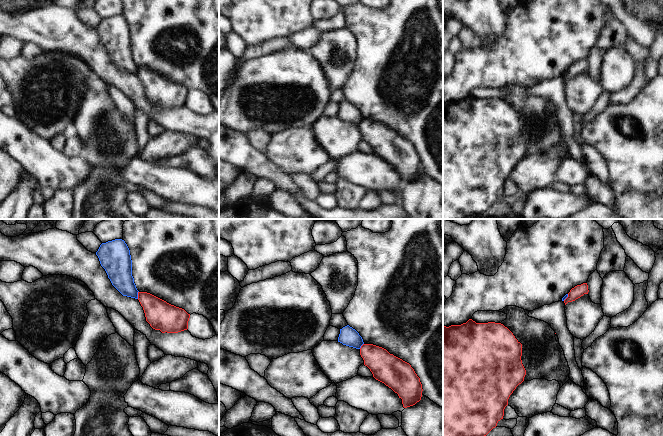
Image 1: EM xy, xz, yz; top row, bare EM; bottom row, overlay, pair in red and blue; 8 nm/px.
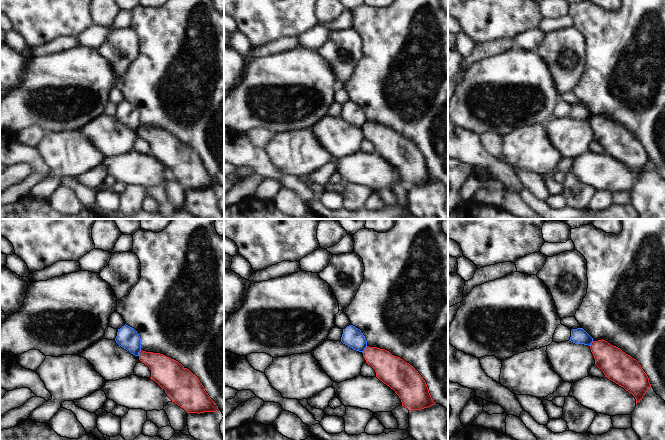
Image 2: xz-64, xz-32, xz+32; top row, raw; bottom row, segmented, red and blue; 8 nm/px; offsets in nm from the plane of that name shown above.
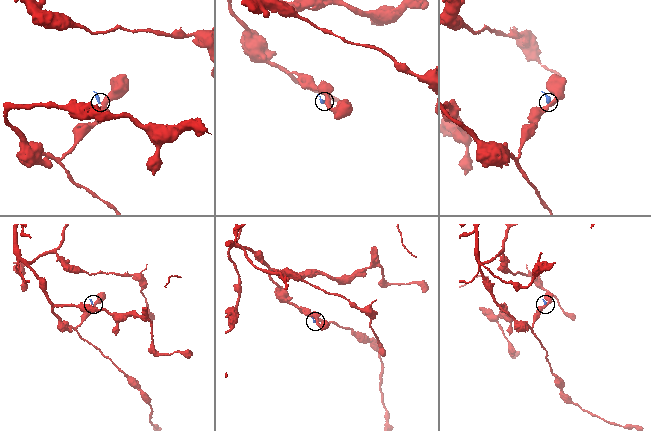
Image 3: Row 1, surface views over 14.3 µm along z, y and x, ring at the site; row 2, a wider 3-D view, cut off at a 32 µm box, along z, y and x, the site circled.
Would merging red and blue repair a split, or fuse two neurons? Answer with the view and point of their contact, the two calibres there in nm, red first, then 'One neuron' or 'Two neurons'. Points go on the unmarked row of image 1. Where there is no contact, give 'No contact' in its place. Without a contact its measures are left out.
Touches red at xy (138, 71). Thickness 220 nm (red) against 200 nm. Two neurons

